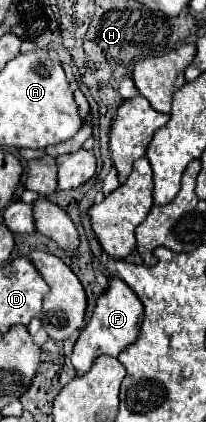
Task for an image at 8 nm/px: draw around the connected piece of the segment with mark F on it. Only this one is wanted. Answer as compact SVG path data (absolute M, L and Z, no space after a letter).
M112 277L110 287L104 291L104 295L98 299L96 309L92 313L90 323L82 329L74 351L72 351L72 365L78 371L78 375L84 375L86 369L90 369L100 355L110 355L118 357L128 345L132 345L142 329L142 317L144 317L144 305L142 301L134 295L134 291L120 279Z

